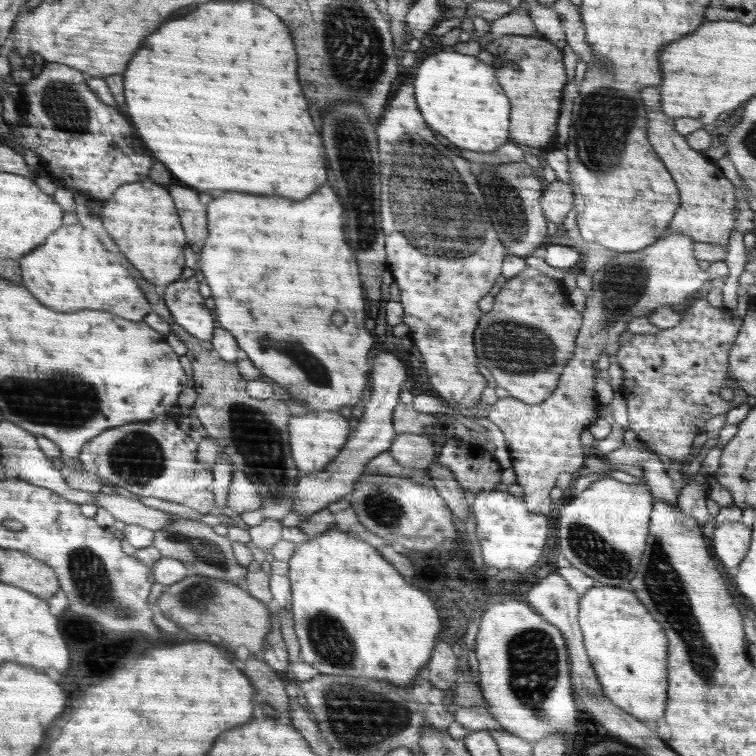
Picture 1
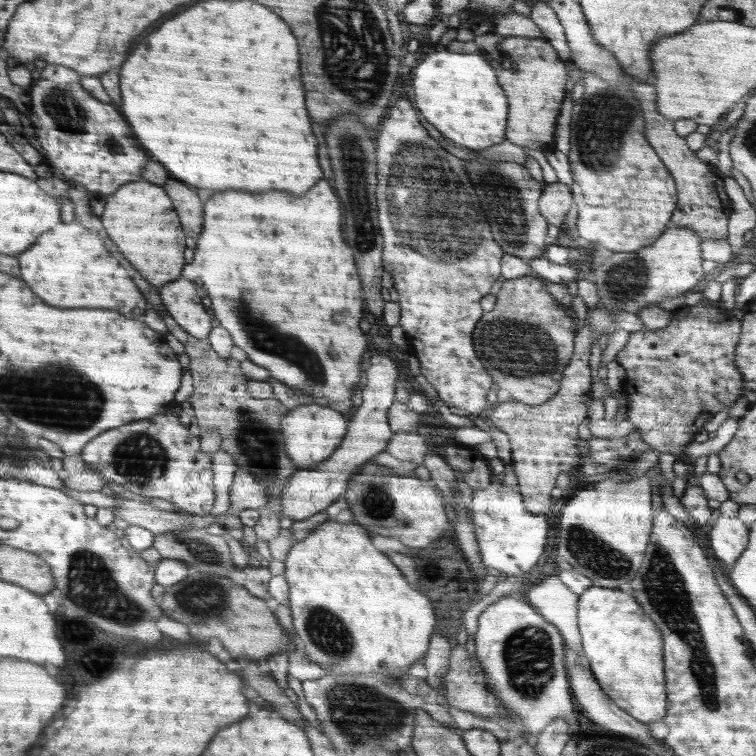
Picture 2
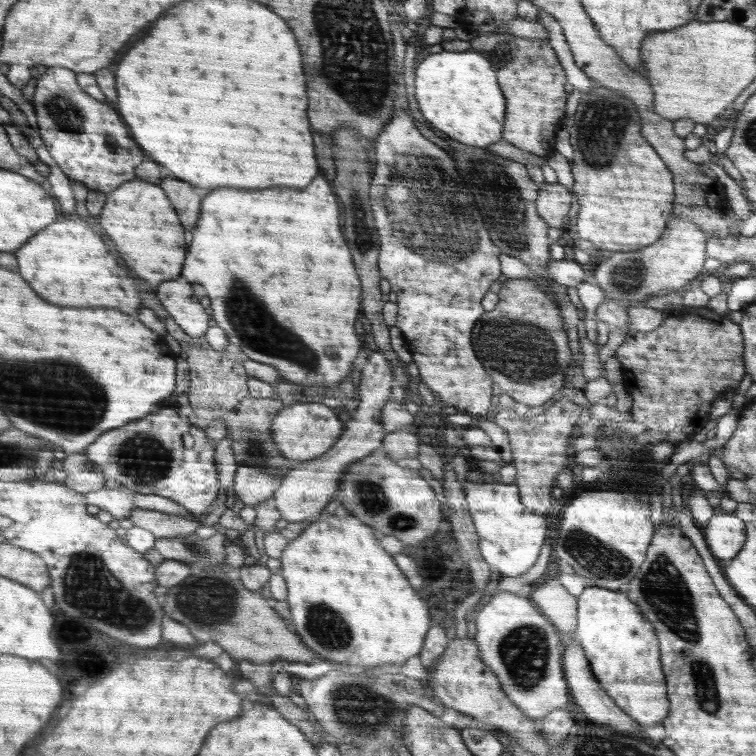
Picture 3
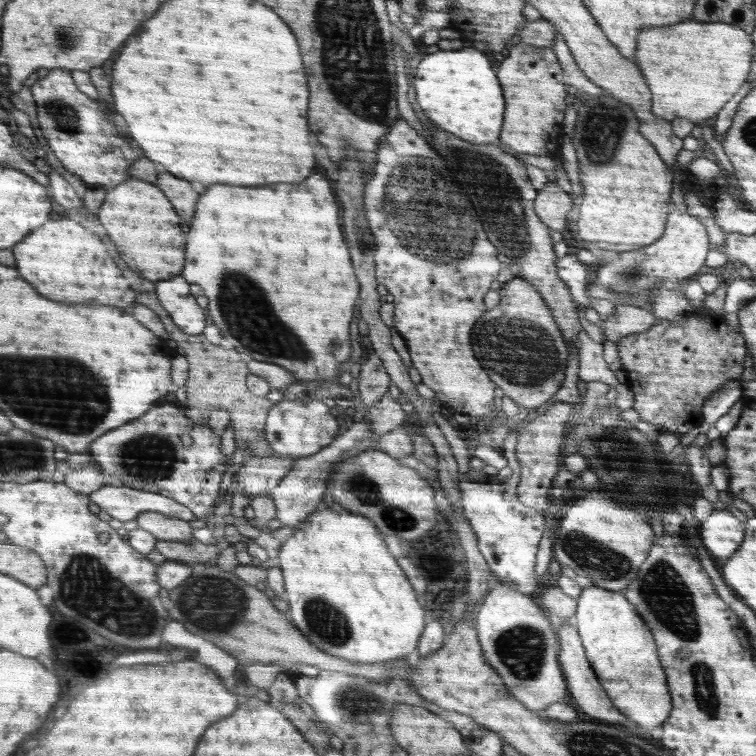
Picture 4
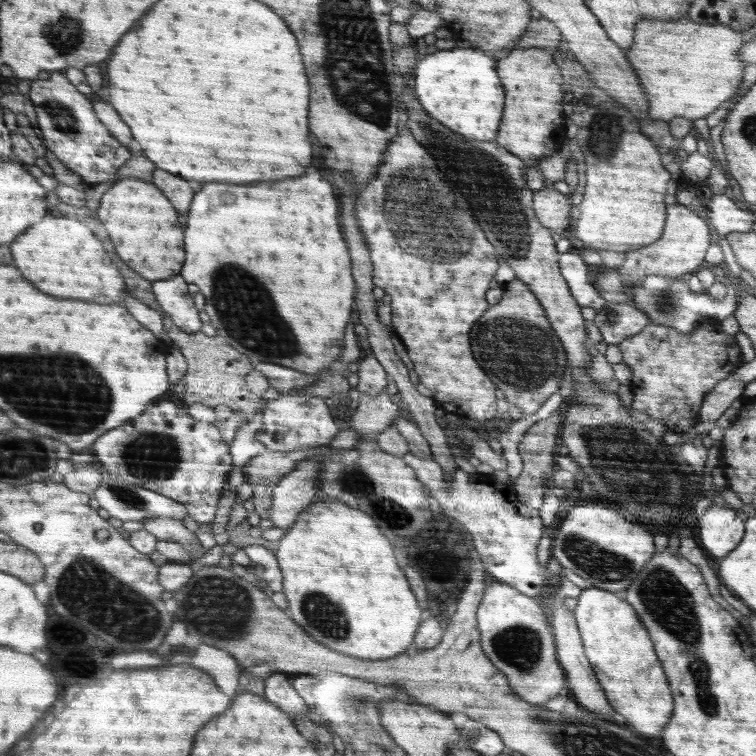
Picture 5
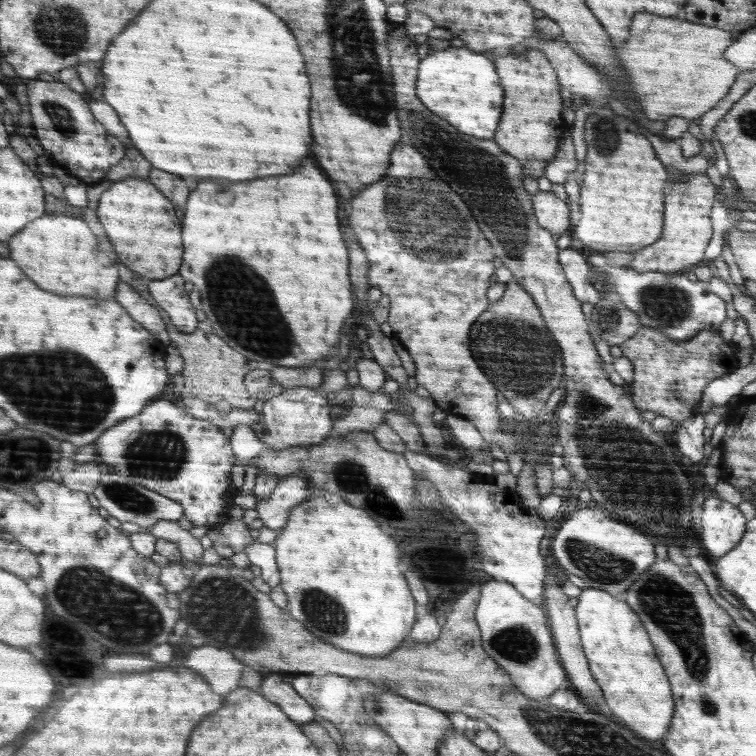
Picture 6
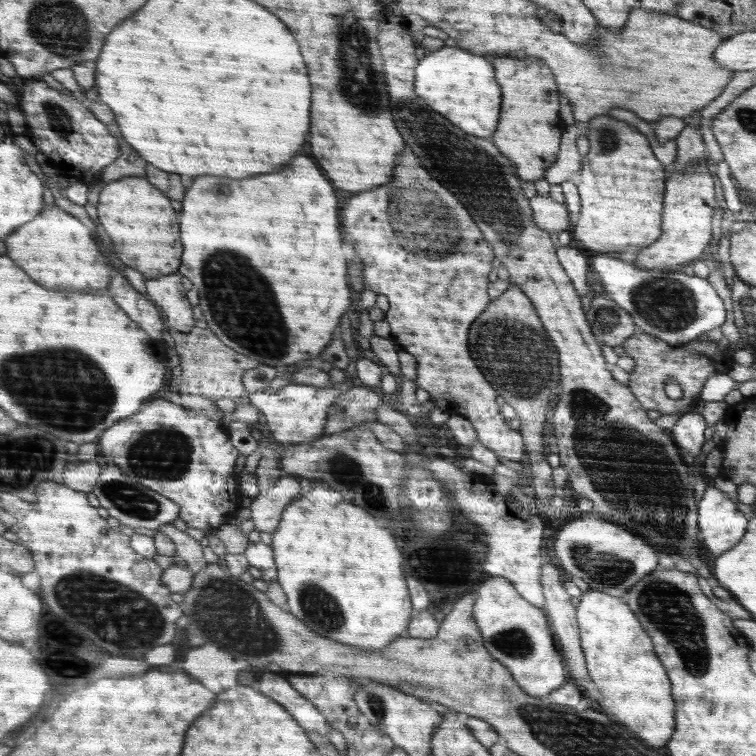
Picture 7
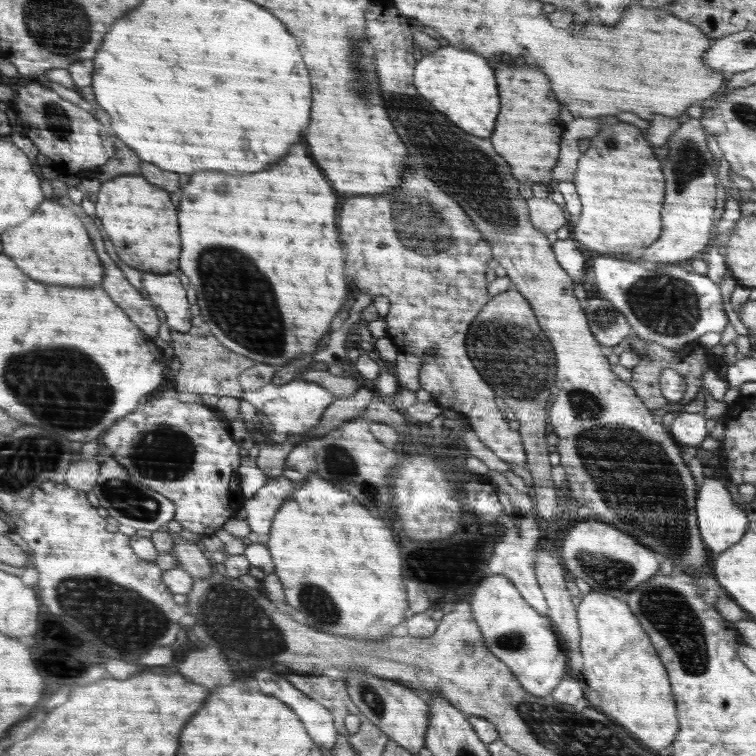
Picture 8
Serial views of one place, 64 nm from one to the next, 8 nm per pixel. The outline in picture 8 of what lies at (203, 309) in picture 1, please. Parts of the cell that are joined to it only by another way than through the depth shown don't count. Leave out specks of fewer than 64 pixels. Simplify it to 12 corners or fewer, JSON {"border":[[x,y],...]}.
{"border":[[143,274],[146,294],[171,328],[190,332],[188,289],[178,274]]}

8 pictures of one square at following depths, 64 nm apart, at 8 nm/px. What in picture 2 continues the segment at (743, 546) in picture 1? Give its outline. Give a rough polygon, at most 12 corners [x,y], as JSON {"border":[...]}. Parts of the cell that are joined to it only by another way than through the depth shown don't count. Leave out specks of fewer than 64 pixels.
{"border":[[720,516],[706,537],[716,559],[735,566],[748,544],[748,528]]}

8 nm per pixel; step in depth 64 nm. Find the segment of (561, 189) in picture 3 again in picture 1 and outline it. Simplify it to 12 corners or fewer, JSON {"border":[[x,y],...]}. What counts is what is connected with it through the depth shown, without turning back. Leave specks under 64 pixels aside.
{"border":[[548,183],[542,204],[550,222],[561,224],[574,194],[570,183]]}

